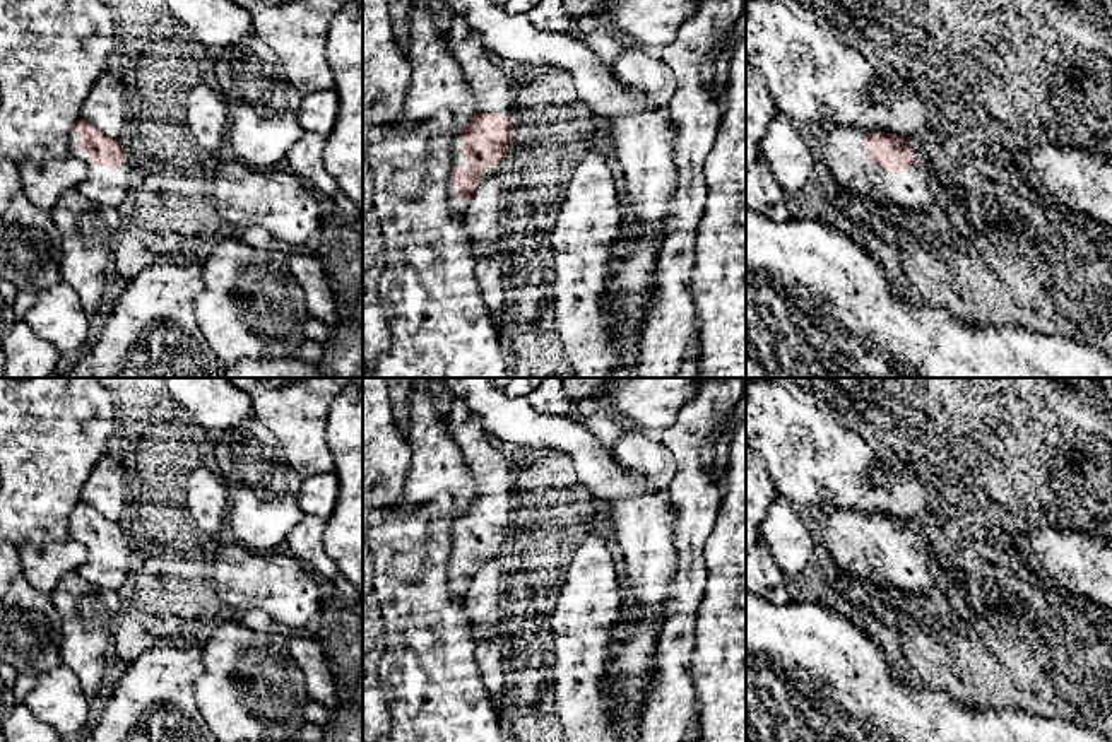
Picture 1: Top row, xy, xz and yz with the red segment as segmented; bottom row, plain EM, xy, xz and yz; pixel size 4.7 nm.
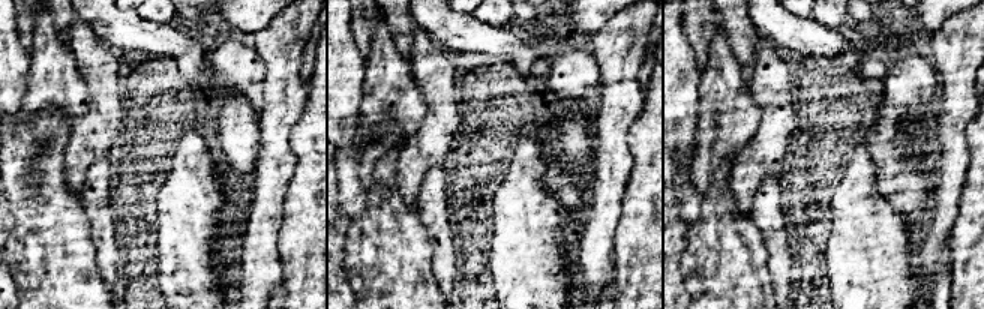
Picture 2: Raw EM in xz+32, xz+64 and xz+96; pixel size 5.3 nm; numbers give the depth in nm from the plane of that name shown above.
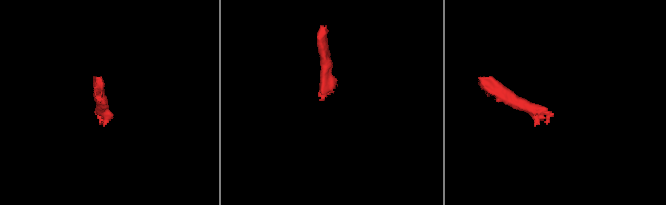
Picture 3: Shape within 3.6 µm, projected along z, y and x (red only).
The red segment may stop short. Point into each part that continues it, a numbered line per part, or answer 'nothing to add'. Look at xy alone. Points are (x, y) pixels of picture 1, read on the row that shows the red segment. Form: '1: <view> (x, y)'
1: xy (101, 185)

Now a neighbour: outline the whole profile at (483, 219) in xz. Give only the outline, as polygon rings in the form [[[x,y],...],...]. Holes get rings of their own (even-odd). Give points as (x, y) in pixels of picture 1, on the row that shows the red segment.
[[[501,171],[482,181],[476,190],[464,222],[476,256],[476,274],[496,260],[498,244],[505,241],[505,183]]]

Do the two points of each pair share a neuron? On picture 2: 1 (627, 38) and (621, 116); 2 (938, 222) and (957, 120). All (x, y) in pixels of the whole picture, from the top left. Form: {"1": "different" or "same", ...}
{"1": "same", "2": "same"}

